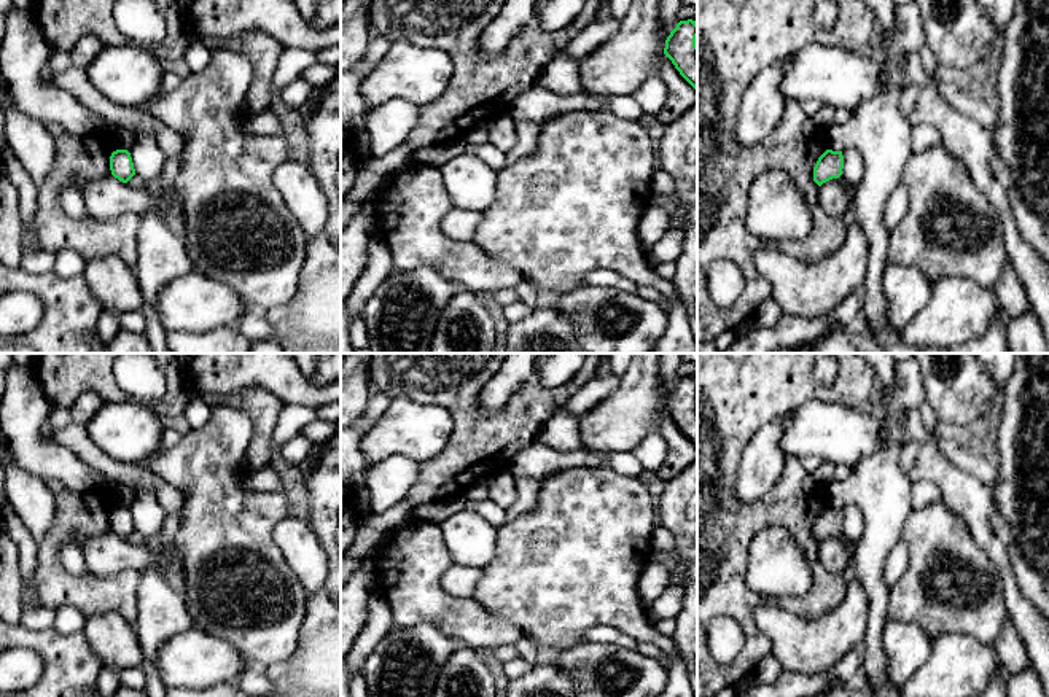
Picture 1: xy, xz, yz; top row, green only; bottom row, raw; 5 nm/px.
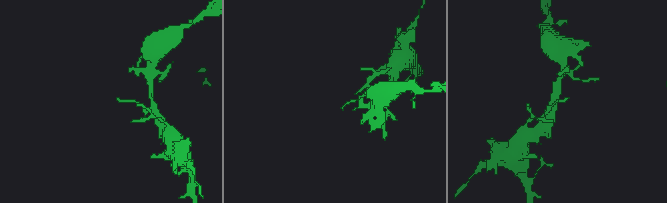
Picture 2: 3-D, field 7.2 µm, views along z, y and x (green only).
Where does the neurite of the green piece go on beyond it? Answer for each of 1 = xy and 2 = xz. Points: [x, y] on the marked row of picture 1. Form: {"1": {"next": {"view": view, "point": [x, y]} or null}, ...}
{"1": {"next": null}, "2": {"next": null}}

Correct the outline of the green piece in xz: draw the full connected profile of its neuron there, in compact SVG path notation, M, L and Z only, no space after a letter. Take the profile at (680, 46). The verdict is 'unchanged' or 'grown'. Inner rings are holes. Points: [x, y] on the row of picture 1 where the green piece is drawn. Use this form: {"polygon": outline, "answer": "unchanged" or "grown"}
{"polygon": "M680 21L665 40L664 54L680 75L697 89L697 22Z", "answer": "unchanged"}

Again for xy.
{"polygon": "M116 150L110 156L110 170L115 178L127 183L134 175L134 162L127 150Z", "answer": "unchanged"}

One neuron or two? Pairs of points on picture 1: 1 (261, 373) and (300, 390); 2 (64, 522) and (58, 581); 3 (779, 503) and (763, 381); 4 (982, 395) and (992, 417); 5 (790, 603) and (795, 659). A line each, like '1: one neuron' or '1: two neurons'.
1: one neuron
2: one neuron
3: one neuron
4: two neurons
5: two neurons

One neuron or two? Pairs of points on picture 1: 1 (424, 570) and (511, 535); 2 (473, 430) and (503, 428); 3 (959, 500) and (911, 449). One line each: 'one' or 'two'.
1: two
2: one
3: two

